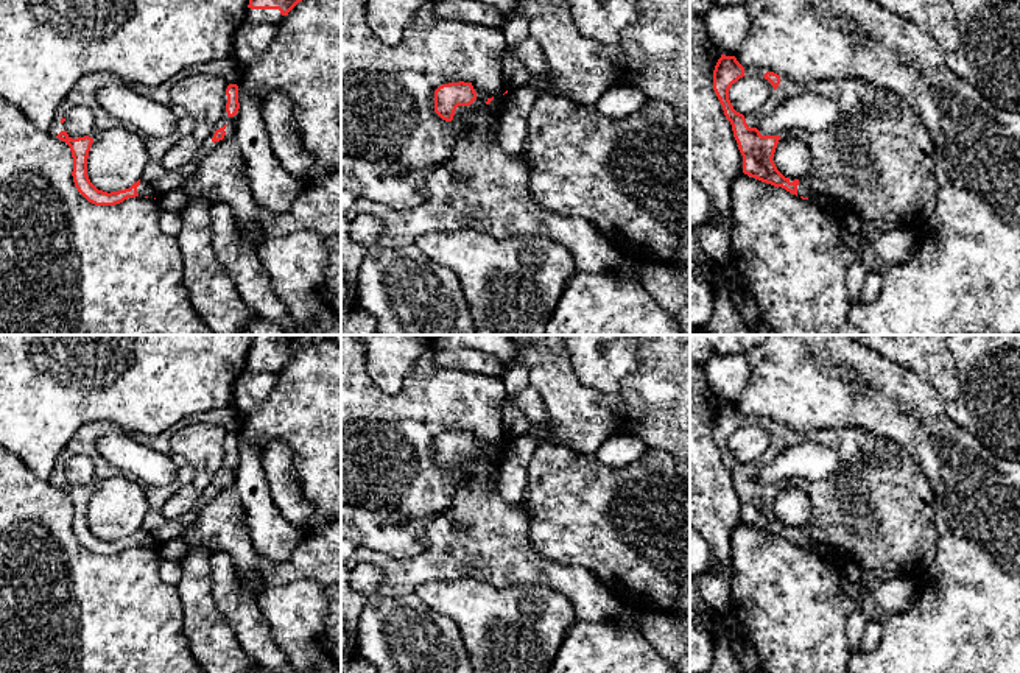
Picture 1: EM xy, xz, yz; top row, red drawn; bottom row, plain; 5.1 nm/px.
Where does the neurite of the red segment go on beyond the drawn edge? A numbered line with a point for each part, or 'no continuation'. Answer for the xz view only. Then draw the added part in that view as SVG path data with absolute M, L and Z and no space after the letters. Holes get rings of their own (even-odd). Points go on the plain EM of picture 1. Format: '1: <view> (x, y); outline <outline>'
1: xz (480, 536); outline M508 442L495 446L480 460L463 460L463 474L452 505L420 522L424 550L405 559L394 559L374 550L357 547L341 564L341 661L353 656L358 645L360 612L366 595L352 589L352 572L361 562L371 562L383 570L383 581L375 594L378 597L402 597L416 594L428 581L473 578L497 589L536 584L564 594L573 604L578 620L601 622L612 618L623 606L601 581L587 569L564 566L542 556L529 542L531 516L525 506L511 505L498 491L498 474Z

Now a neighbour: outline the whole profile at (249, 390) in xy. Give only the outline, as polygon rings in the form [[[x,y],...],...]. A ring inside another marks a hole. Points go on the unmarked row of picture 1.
[[[243,371],[232,386],[232,402],[241,416],[255,413],[277,383],[274,372]]]

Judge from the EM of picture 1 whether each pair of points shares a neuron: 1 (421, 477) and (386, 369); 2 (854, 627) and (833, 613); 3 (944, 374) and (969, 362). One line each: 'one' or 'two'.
1: two
2: two
3: two

